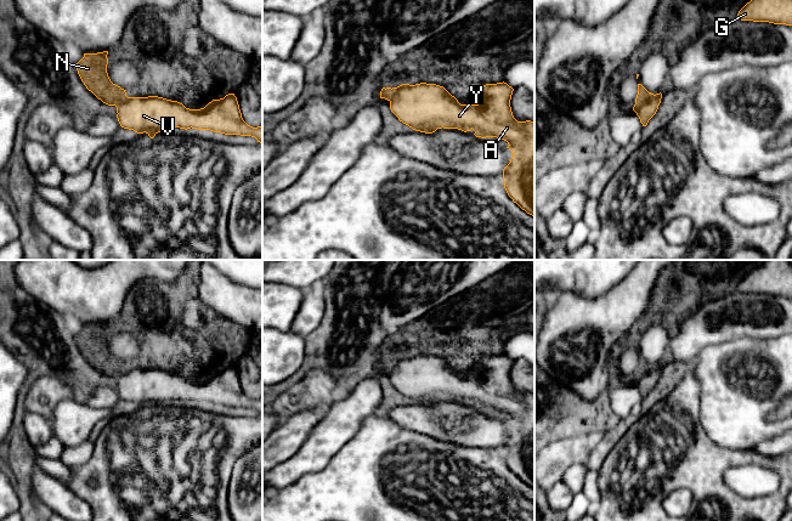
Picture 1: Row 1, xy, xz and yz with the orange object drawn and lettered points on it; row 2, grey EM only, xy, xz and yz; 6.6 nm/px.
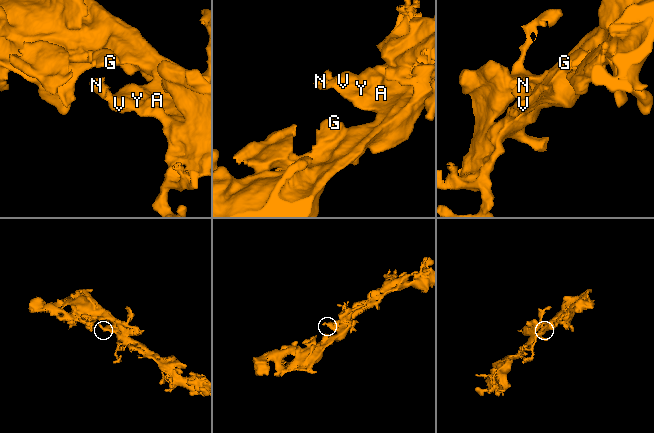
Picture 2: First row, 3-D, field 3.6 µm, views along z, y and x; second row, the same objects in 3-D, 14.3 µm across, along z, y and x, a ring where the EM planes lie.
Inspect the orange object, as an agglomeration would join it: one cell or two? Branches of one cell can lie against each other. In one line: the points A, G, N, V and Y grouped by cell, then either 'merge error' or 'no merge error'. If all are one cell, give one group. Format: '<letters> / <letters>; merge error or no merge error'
A G V Y / N; merge error

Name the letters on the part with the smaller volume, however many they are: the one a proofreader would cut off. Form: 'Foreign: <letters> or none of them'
Foreign: N

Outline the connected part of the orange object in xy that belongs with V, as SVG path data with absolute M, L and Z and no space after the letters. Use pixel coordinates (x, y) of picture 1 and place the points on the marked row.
M234 94L213 100L200 109L189 109L177 101L158 96L128 97L118 104L117 113L121 128L146 132L151 138L158 132L171 132L175 128L192 128L251 136L262 143L262 125L253 128L243 120Z

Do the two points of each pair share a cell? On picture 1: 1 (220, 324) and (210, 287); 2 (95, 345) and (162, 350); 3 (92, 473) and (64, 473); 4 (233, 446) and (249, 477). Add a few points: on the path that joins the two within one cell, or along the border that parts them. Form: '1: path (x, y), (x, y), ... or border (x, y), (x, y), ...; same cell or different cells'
1: border (202, 304), (205, 304), (241, 327); different cells
2: path (111, 362), (113, 364), (134, 364), (145, 360); same cell
3: border (71, 468), (71, 477), (66, 482); different cells
4: border (249, 448), (235, 463), (228, 485); different cells

